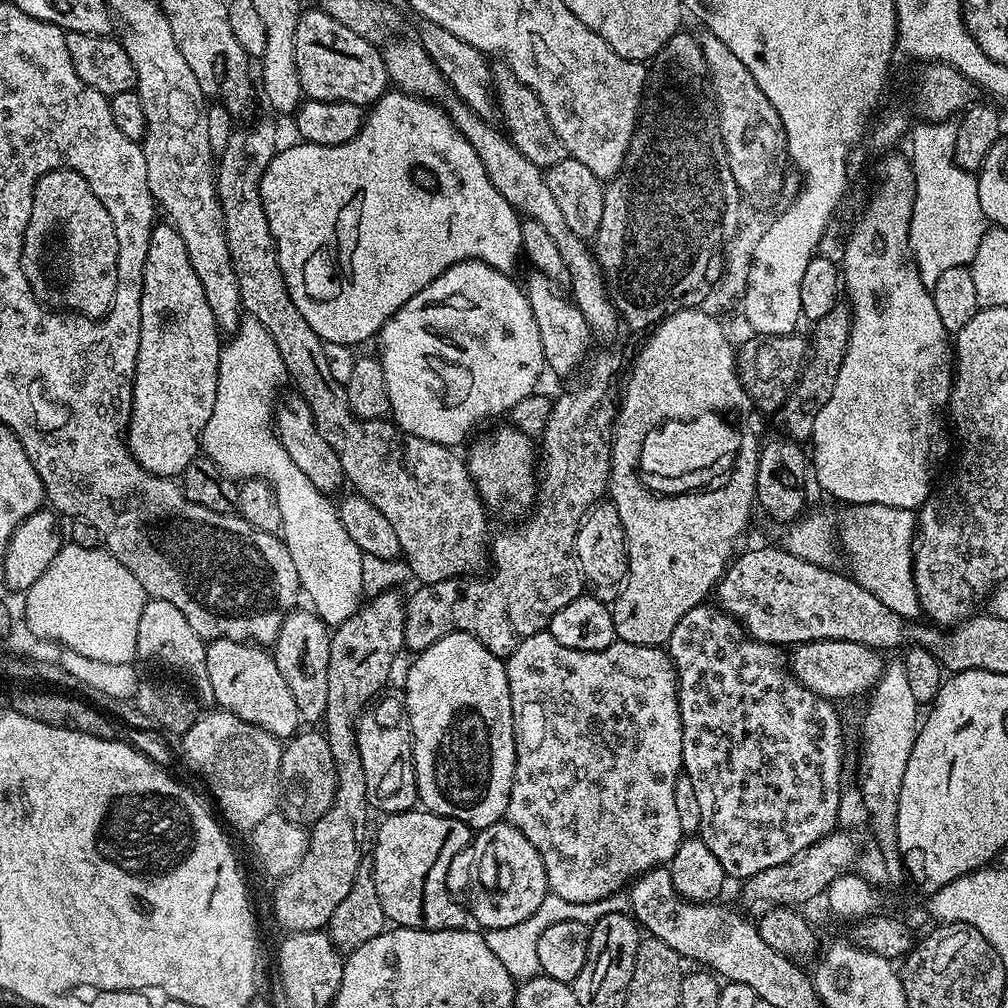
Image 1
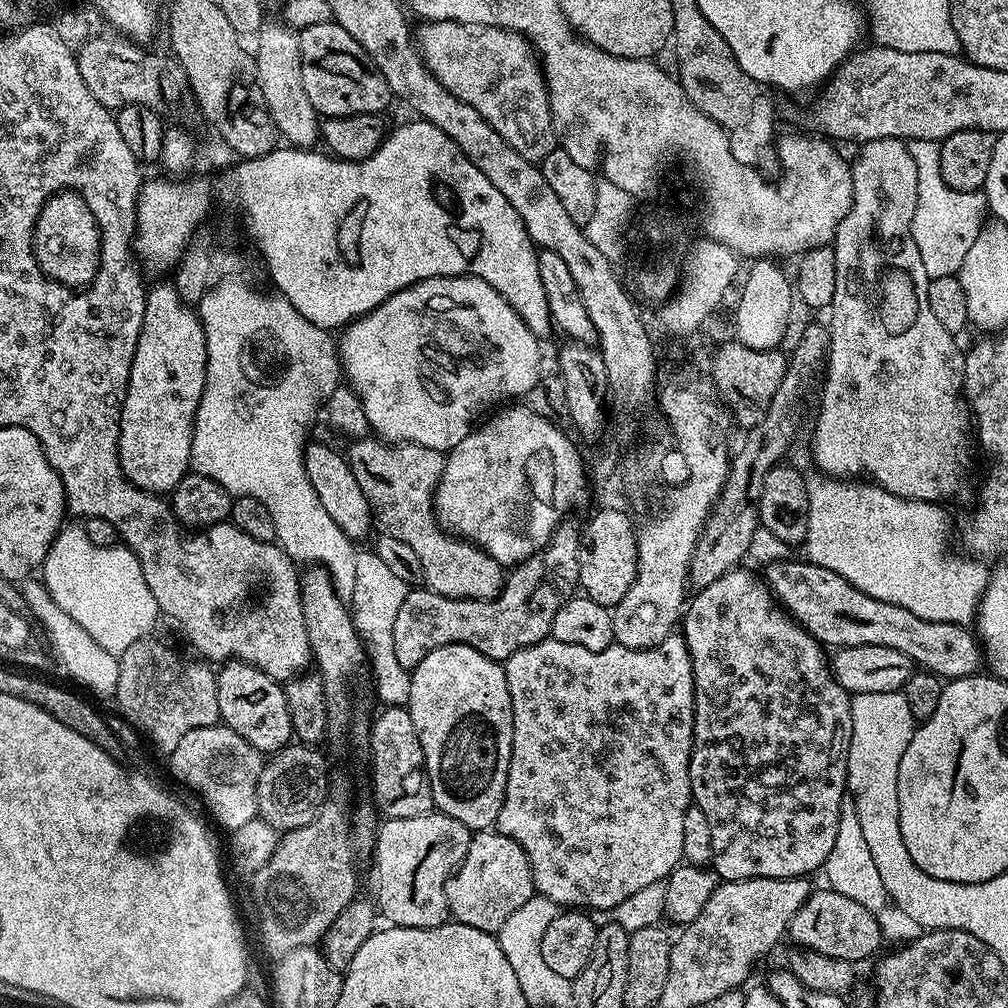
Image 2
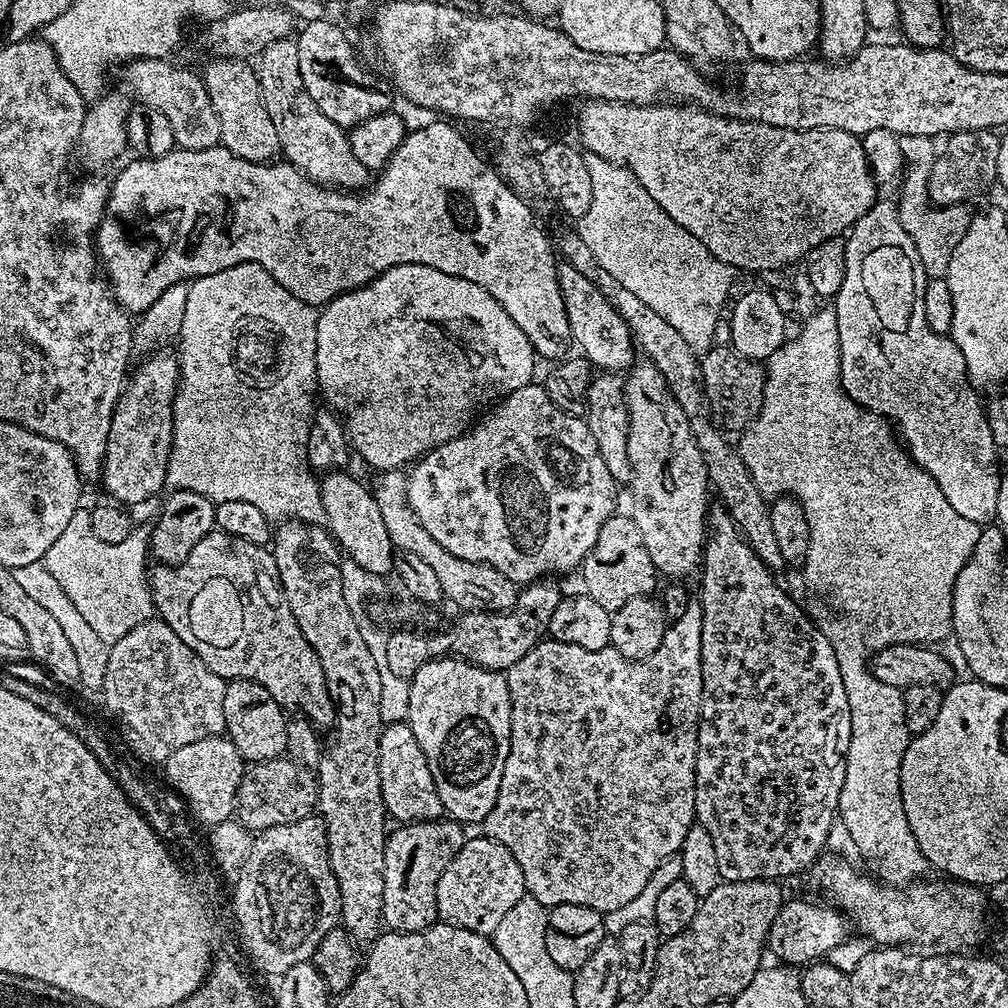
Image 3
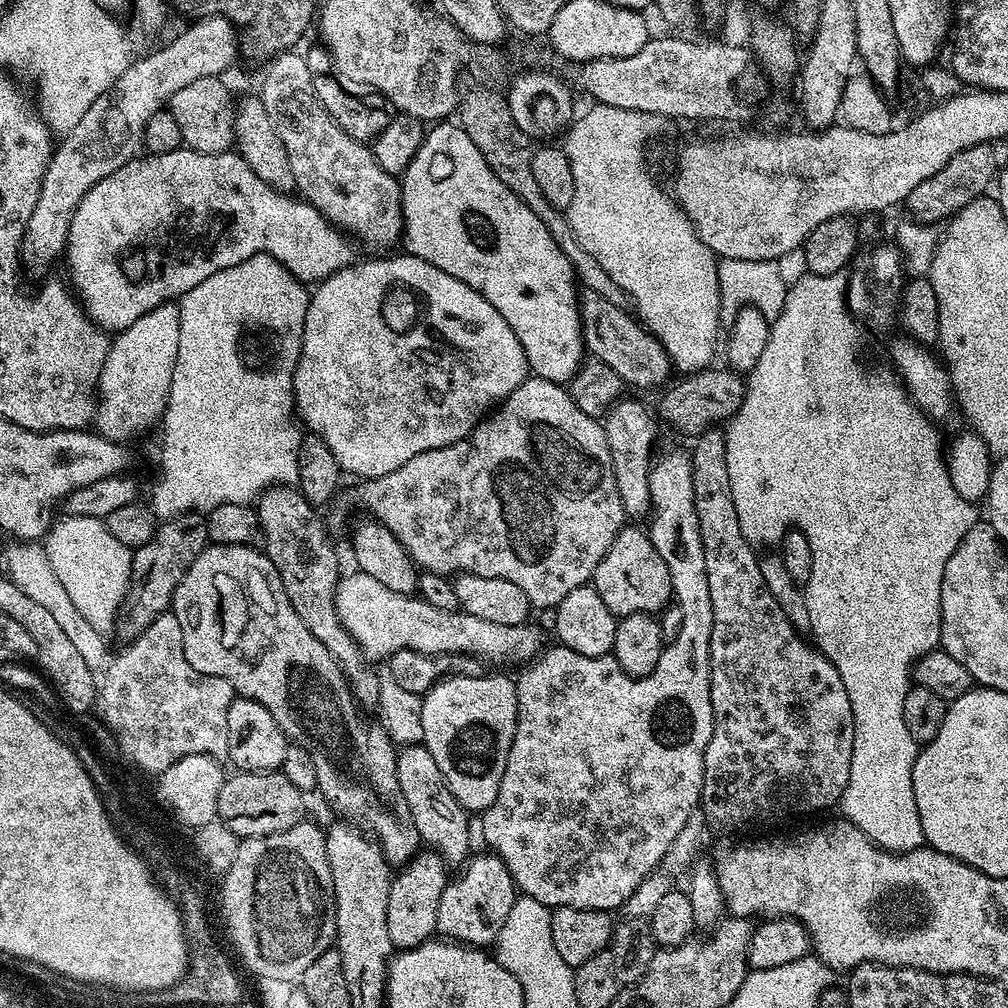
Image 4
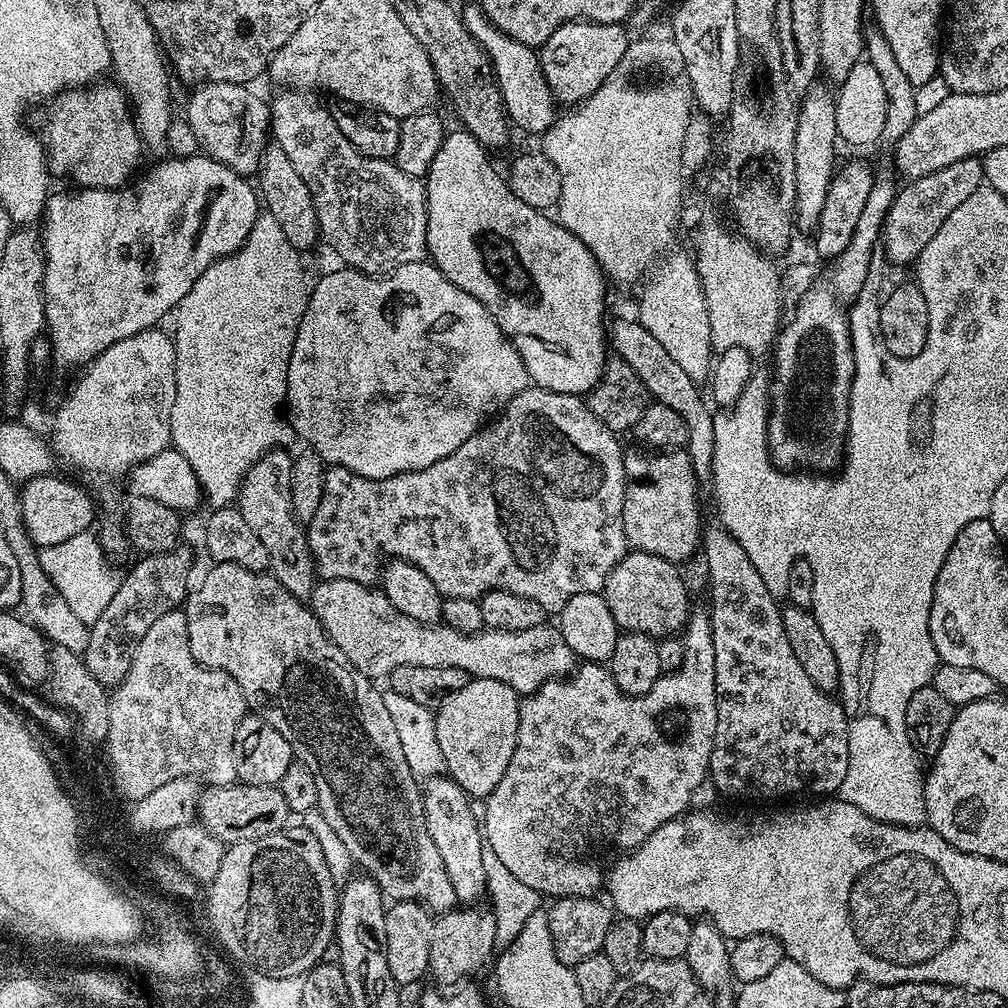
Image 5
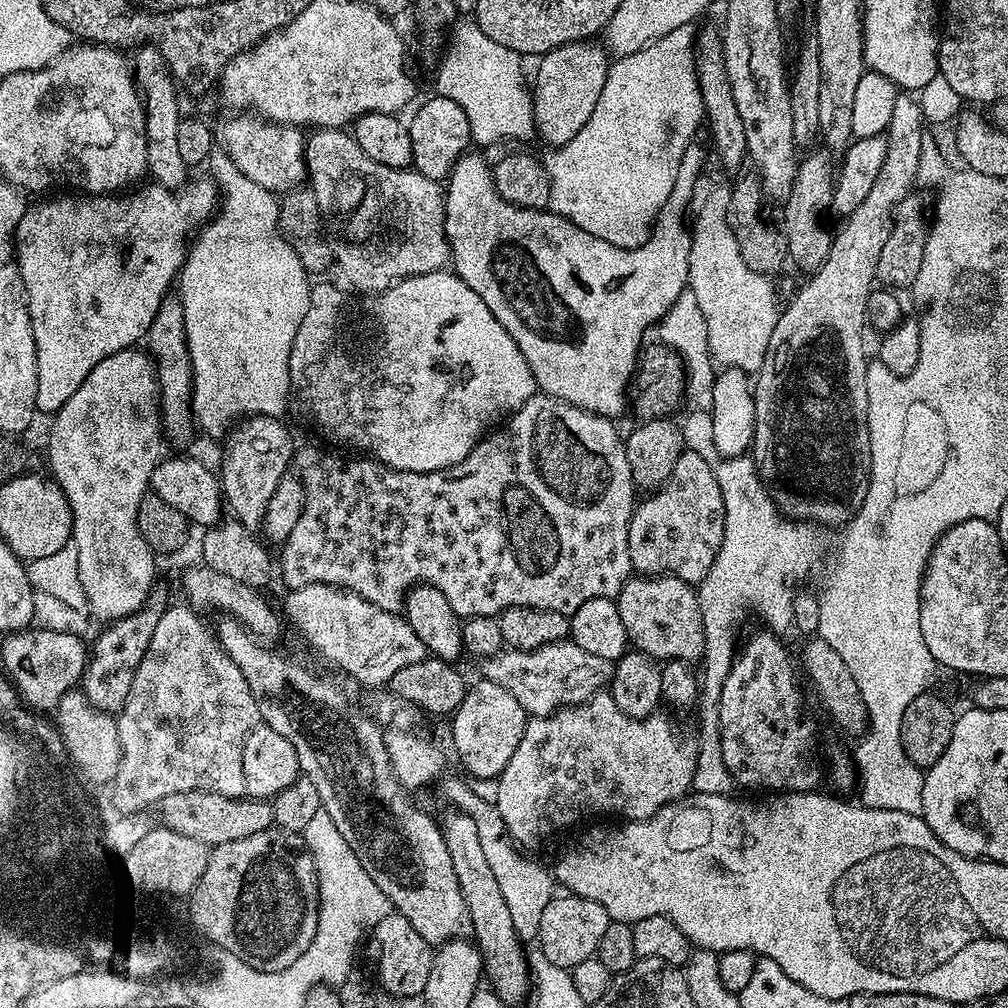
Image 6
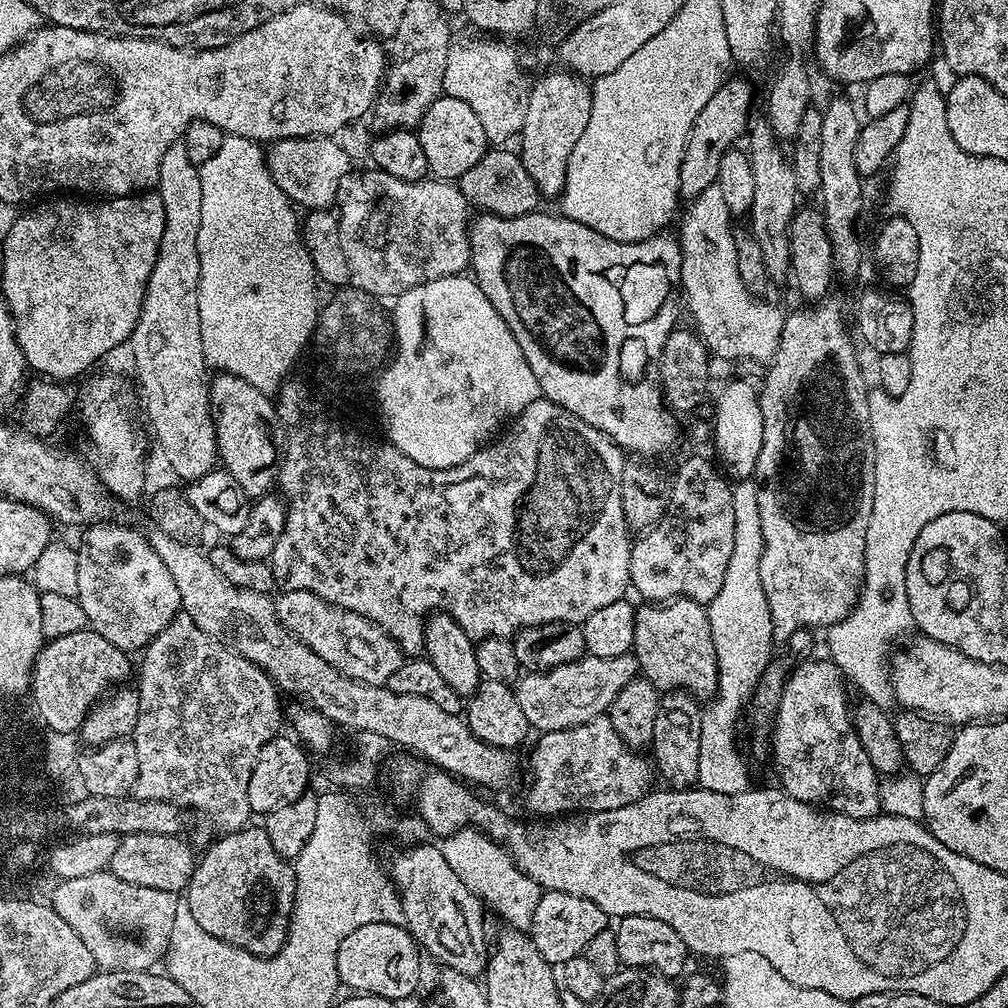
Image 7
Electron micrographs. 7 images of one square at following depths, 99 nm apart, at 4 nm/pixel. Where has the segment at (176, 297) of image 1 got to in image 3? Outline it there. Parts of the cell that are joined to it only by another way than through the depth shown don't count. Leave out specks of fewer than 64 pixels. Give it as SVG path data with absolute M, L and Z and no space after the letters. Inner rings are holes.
M156 354L136 374L136 378L127 383L116 403L116 412L112 415L112 425L108 435L108 451L102 465L104 488L113 501L124 506L144 504L151 496L165 491L168 483L168 463L172 453L172 407L176 401L176 388L180 385L180 362L175 355Z

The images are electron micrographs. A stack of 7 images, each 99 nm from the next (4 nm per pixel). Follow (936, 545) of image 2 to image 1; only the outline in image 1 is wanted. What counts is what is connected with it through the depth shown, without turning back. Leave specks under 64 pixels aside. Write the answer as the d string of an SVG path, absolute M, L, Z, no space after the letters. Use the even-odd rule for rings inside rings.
M854 504L838 520L838 544L848 555L848 568L853 580L870 590L894 614L905 618L921 615L918 594L912 577L912 549L916 539L917 513L877 504Z

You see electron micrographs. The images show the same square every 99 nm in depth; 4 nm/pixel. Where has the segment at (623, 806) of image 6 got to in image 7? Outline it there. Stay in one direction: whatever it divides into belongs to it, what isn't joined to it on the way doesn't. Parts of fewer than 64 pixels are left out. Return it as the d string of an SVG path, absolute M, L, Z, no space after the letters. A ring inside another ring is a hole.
M607 714L570 730L545 732L539 739L532 748L532 785L528 788L528 808L540 815L537 817L560 818L565 814L618 810L618 806L630 806L630 802L638 802L638 798L645 796L653 787L653 761L647 755L640 756L644 754L622 742Z

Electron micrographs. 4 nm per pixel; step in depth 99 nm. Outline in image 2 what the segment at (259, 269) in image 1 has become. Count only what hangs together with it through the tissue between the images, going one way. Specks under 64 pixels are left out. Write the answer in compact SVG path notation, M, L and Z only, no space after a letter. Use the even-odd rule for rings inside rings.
M356 438L346 448L348 465L366 494L373 517L387 535L398 538L414 550L422 562L423 583L446 598L493 600L504 588L505 565L499 564L479 546L452 535L436 519L434 497L442 478L445 453L417 444L390 444L379 438Z

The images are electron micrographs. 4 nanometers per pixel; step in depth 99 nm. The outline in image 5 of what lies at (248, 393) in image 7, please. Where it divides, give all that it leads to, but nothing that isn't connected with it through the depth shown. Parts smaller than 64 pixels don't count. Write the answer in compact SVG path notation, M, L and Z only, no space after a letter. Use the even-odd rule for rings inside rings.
M273 448L272 451L262 454L254 466L244 476L240 484L238 507L242 518L246 518L250 530L258 534L262 546L266 546L268 568L290 594L301 598L312 595L312 589L318 583L316 566L312 562L310 546L305 529L301 521L292 513L292 499L290 498L290 470L292 456L284 448Z

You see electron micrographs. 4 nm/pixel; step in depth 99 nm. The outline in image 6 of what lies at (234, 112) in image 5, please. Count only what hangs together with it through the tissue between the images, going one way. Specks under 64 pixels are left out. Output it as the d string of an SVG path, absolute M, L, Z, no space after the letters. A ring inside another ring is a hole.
M232 114L232 117L218 128L218 140L223 151L250 178L266 190L283 194L299 188L305 183L304 142L306 136L299 127L290 124L274 124L255 114Z

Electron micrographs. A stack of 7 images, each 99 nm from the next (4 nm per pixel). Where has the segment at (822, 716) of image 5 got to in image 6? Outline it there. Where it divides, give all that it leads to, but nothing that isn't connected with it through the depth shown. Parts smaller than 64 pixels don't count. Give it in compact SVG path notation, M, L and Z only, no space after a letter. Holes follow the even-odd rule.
M763 631L739 645L730 674L726 674L726 682L722 684L722 698L718 702L722 762L726 762L726 770L730 770L739 787L741 784L744 788L765 788L763 791L768 794L810 792L822 784L822 764L816 761L816 728L804 717L800 684L783 642L775 631Z

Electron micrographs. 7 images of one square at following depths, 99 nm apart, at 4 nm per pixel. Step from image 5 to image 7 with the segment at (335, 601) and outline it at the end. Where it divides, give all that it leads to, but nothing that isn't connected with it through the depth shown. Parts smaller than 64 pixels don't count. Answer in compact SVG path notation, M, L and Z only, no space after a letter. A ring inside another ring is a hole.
M306 590L281 591L279 595L274 600L276 617L283 622L285 628L295 632L299 640L314 650L314 654L318 654L318 658L330 662L334 670L346 674L352 680L384 686L387 685L390 674L394 674L394 670L398 670L398 666L404 663L406 657L394 638L390 638L365 616L345 608L336 608ZM586 654L581 660L566 666L521 675L514 685L514 691L522 706L522 714L526 714L529 729L536 731L537 728L540 734L561 732L605 715L626 682L637 679L637 676L635 655L598 658Z

